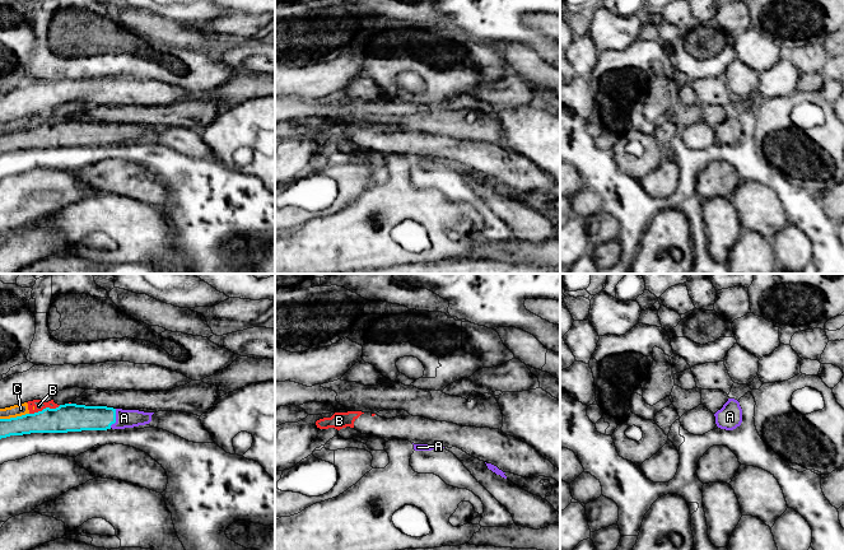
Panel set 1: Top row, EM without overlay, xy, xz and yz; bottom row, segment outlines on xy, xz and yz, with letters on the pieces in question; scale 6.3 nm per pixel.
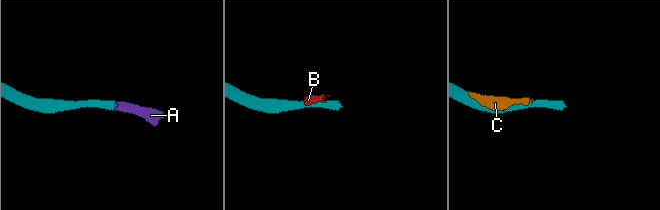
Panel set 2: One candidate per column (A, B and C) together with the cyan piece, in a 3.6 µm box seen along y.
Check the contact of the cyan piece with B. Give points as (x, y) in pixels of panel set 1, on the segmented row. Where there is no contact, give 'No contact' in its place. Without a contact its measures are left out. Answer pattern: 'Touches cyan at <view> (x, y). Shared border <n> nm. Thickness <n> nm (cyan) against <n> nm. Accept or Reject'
Touches cyan at xy (46, 408). Shared border 200 nm. Thickness 180 nm (cyan) against 70 nm. Reject

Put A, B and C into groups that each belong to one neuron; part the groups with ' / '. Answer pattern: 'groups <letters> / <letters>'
groups A / B C

